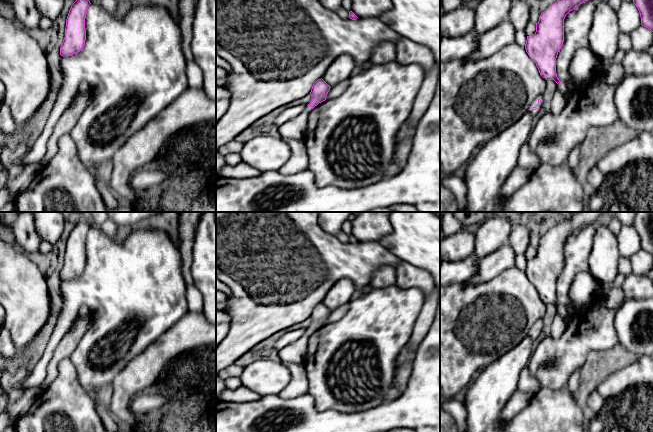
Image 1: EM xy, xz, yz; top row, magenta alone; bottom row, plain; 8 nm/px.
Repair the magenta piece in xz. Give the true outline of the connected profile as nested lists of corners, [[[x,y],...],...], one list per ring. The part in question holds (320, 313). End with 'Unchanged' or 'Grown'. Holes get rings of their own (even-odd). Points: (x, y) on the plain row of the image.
[[[322,302],[318,303],[313,308],[310,316],[313,323],[306,330],[304,335],[277,351],[277,355],[282,363],[304,363],[307,355],[307,342],[310,335],[319,327],[326,324],[326,320],[330,315],[330,312],[331,311]]]. Grown

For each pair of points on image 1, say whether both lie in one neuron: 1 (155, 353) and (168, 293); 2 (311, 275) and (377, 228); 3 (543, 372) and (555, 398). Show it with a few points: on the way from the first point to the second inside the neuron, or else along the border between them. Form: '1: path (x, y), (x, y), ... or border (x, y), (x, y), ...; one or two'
1: border (175, 322), (140, 353); two
2: border (358, 240), (378, 242); two
3: border (566, 384), (555, 389), (541, 387); two

